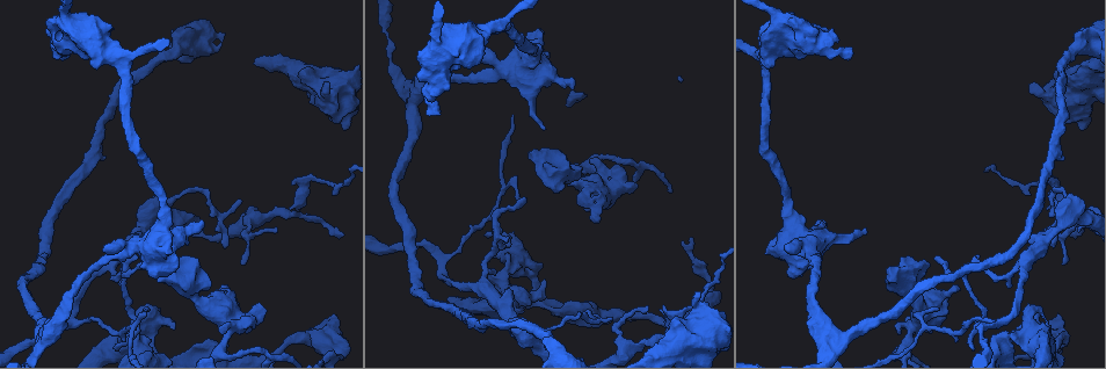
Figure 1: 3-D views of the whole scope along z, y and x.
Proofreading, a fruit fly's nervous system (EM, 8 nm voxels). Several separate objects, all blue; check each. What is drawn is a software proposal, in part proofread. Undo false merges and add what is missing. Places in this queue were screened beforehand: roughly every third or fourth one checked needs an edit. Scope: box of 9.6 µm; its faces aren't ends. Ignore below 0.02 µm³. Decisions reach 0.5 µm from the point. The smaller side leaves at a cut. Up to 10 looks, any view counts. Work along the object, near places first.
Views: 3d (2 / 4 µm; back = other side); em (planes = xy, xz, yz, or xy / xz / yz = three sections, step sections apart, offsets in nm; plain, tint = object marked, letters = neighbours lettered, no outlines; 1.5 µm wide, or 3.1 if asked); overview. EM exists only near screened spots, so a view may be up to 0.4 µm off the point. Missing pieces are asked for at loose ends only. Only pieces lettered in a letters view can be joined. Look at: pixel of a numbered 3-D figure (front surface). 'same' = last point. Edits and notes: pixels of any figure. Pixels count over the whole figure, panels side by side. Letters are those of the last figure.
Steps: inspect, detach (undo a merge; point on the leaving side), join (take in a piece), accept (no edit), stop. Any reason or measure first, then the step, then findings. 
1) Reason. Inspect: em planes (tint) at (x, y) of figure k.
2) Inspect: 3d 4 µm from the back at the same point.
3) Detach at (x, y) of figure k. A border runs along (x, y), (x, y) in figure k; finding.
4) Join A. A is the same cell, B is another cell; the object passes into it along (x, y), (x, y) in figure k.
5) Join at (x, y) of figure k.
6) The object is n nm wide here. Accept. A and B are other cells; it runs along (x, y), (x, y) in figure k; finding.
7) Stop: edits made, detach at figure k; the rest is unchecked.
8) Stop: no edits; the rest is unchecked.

Branch stops here. Inspect: em planes (plain) at (598, 317) of figure 1.

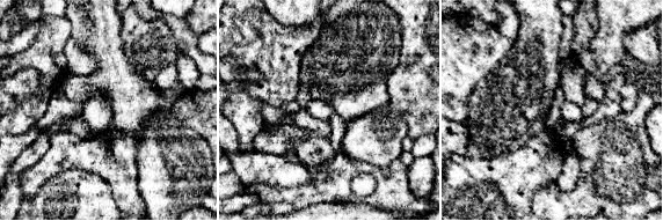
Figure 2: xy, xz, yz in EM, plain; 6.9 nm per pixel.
With the object marked. Inspect: em planes (tint) at the same point.

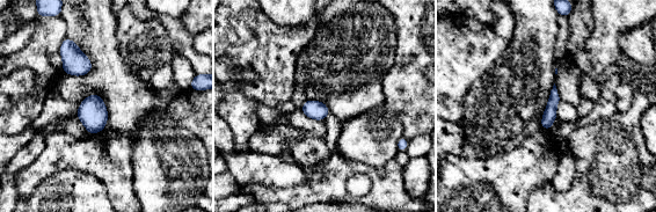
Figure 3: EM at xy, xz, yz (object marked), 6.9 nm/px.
Inspect: em planes (letters) at the same point.

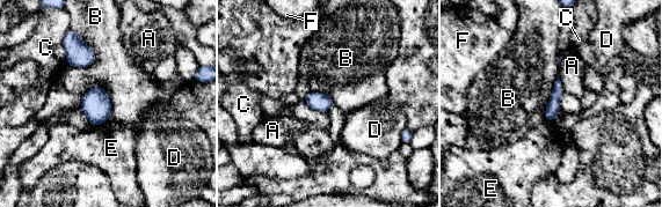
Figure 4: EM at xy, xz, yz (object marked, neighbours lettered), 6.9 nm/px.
Accept. A, B, C, D, E and F are other cells; a border runs along (71, 29), (95, 57), (85, 68) in figure 4; none of them fits.

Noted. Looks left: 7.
Branch point. Inspect: em planes (letters) at (659, 338) of figure 1.

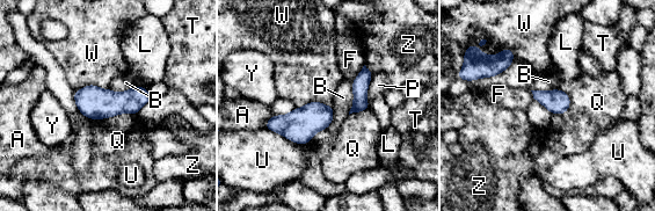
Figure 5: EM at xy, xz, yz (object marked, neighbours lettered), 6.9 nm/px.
The longest contact is with Q, 320 nm. Accept. A, B, F, L, P, Q, T, U, W, Y and Z are other cells; a border runs along (135, 115), (119, 113), (91, 119) in figure 5; continuous, no second neuron.

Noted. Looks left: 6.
Thick end. Inspect: 3d 2 µm from the back at (521, 313) of figure 1.

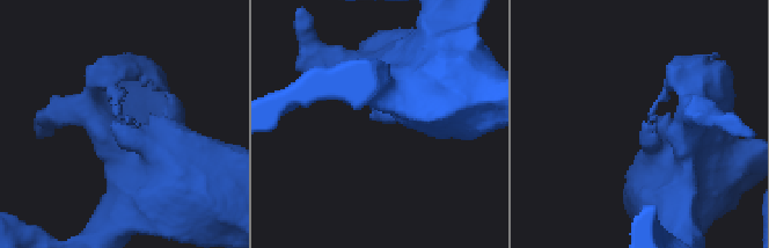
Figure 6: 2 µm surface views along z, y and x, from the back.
Inspect: em planes (letters) at (122, 121) of figure 6.

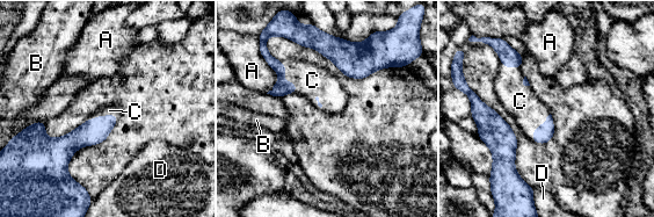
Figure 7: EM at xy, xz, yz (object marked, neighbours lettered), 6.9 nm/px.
Join C. C is the same cell, A, B and D are other cells; it goes on there.

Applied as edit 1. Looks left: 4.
Branch stops here. Inspect: em planes (letters) at (525, 197) of figure 1.

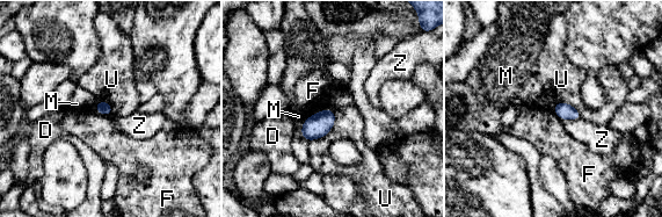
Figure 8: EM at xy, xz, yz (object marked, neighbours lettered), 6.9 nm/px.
Accept. D, F, M, U and Z are other cells; a border runs along (93, 108), (102, 114), (113, 114) in figure 8; none of them fits.

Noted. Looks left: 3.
Stop: edits made, join at figure 7; the rest is unchecked.

